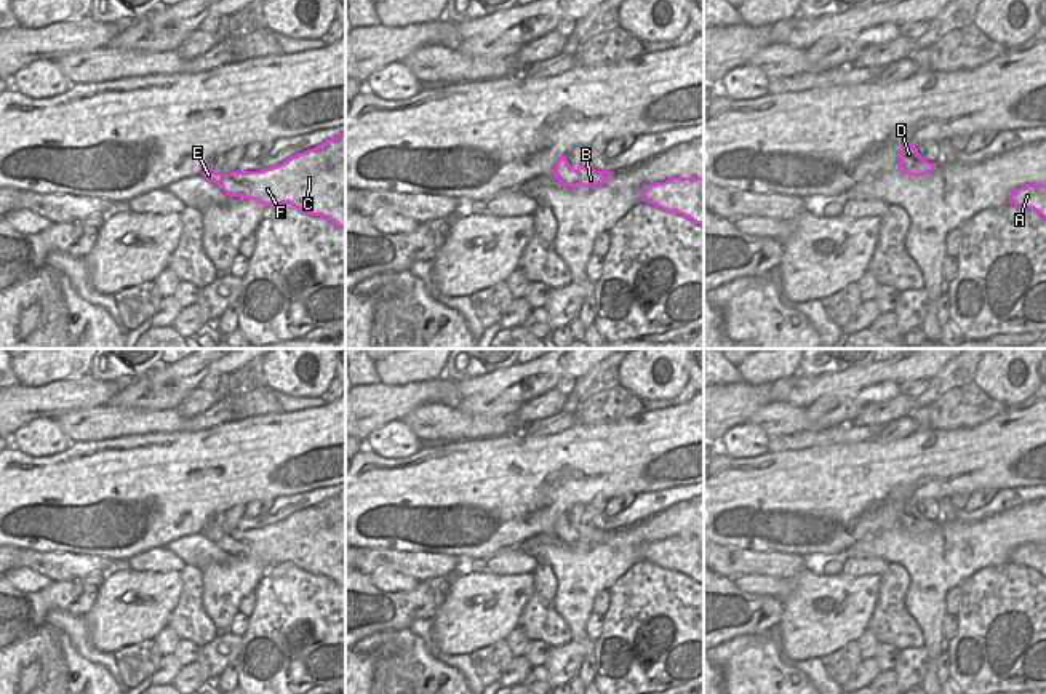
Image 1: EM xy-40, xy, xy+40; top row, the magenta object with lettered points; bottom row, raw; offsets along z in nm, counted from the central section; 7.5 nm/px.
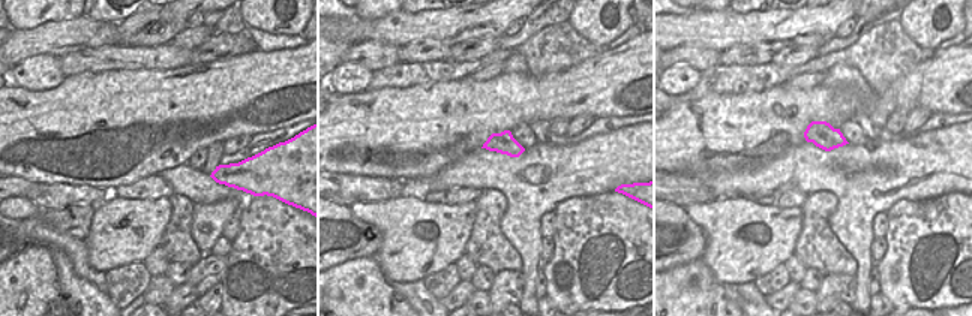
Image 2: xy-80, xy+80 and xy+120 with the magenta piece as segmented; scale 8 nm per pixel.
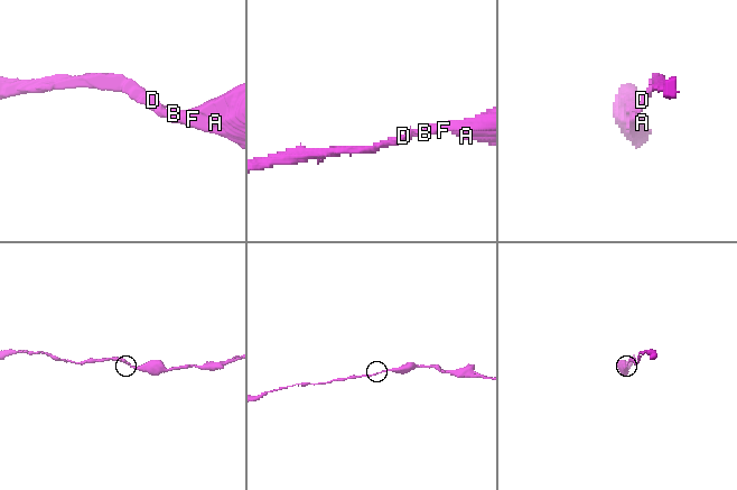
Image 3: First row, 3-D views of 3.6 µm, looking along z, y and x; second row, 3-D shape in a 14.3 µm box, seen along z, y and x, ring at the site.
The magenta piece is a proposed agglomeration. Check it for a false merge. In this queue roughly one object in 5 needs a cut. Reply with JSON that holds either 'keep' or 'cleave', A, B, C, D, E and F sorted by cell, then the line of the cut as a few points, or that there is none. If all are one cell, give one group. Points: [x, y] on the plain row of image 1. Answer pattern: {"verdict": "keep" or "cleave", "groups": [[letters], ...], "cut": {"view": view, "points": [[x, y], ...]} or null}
{"verdict": "keep", "groups": [["A", "B", "C", "D", "E", "F"]], "cut": null}

